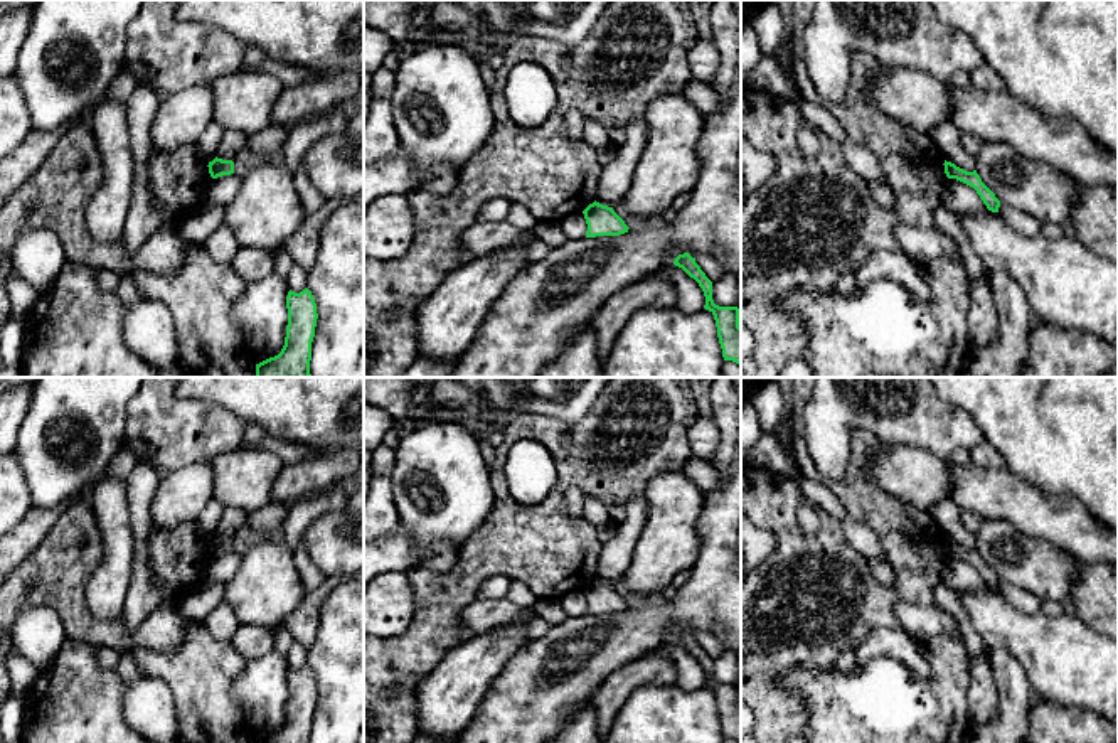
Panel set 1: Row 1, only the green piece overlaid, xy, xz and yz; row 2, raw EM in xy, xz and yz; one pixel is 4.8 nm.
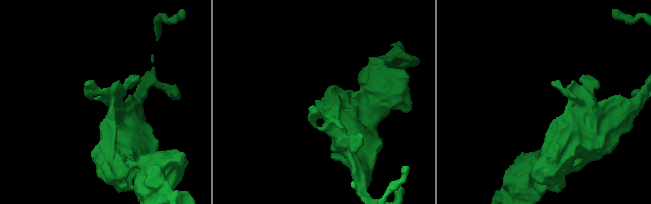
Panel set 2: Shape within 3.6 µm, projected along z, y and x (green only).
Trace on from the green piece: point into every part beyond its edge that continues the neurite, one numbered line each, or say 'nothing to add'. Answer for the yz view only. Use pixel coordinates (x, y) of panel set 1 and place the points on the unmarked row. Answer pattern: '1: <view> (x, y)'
nothing to add

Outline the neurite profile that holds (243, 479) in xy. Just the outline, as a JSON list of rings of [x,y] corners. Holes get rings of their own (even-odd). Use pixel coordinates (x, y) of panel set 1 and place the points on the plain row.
[[[244,446],[226,452],[212,462],[214,494],[224,507],[254,512],[266,507],[285,462],[273,452]]]

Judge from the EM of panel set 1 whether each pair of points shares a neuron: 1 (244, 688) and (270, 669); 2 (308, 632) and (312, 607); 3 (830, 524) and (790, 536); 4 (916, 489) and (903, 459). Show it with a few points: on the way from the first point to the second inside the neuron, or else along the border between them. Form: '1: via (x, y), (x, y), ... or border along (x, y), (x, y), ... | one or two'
1: via (251, 688), (263, 676) | one
2: via (308, 625), (308, 614) | one
3: via (820, 534), (815, 539), (800, 539) | one
4: via (916, 482), (903, 465) | one

